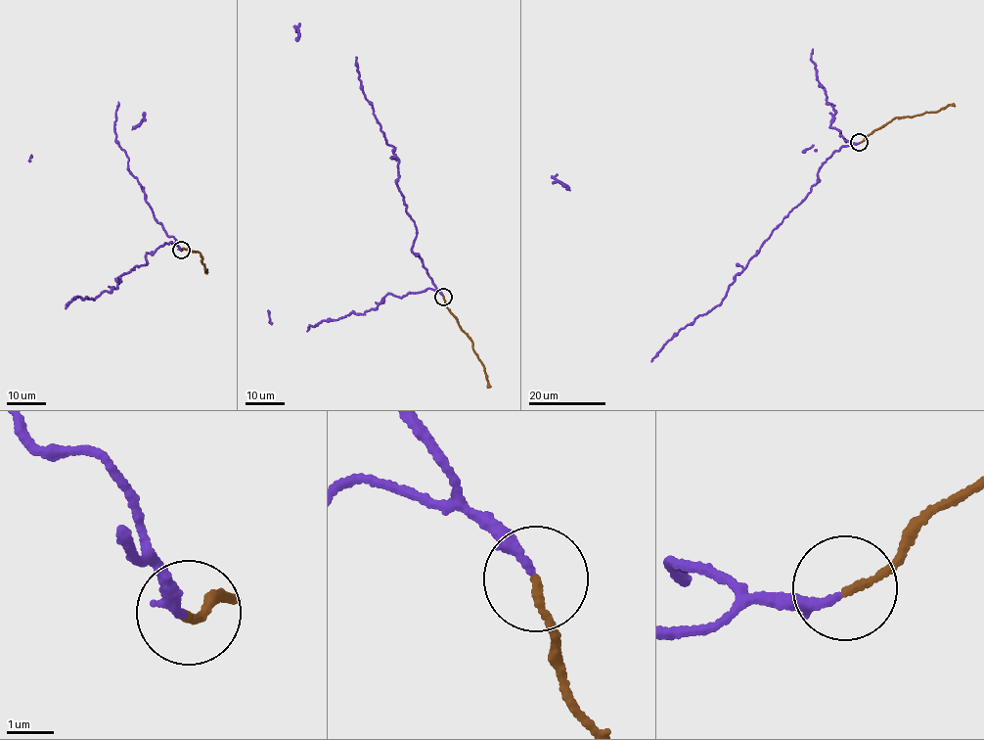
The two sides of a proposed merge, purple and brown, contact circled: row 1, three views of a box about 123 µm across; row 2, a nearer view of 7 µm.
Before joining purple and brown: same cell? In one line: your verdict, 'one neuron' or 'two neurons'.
one neuron

